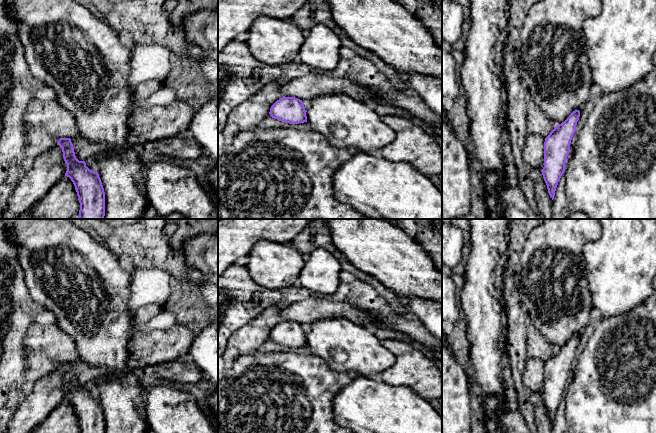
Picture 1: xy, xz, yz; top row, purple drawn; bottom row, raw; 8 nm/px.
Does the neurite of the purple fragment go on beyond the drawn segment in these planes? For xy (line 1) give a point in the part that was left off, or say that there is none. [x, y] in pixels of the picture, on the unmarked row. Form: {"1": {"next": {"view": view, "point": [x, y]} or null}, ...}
{"1": {"next": null}}

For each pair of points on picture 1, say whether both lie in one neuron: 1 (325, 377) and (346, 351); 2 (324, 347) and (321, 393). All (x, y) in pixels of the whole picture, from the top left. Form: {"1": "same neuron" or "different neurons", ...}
{"1": "different neurons", "2": "different neurons"}

